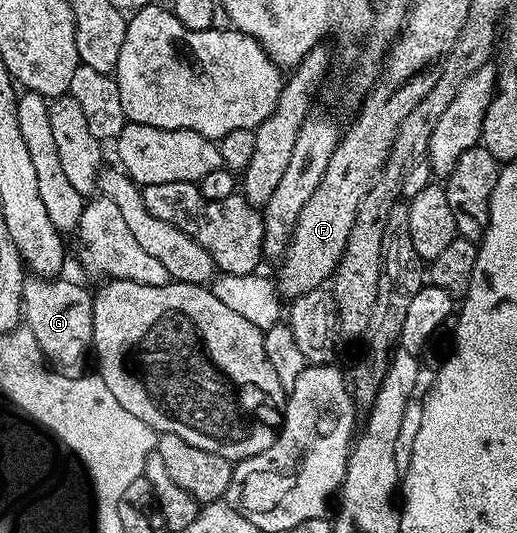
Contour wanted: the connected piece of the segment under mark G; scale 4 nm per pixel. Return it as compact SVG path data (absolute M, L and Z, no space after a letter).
M30 275L21 286L21 306L23 309L23 324L35 334L41 352L46 361L67 378L86 375L85 355L88 357L93 343L93 298L90 289L80 288L69 280L62 278L42 278Z

